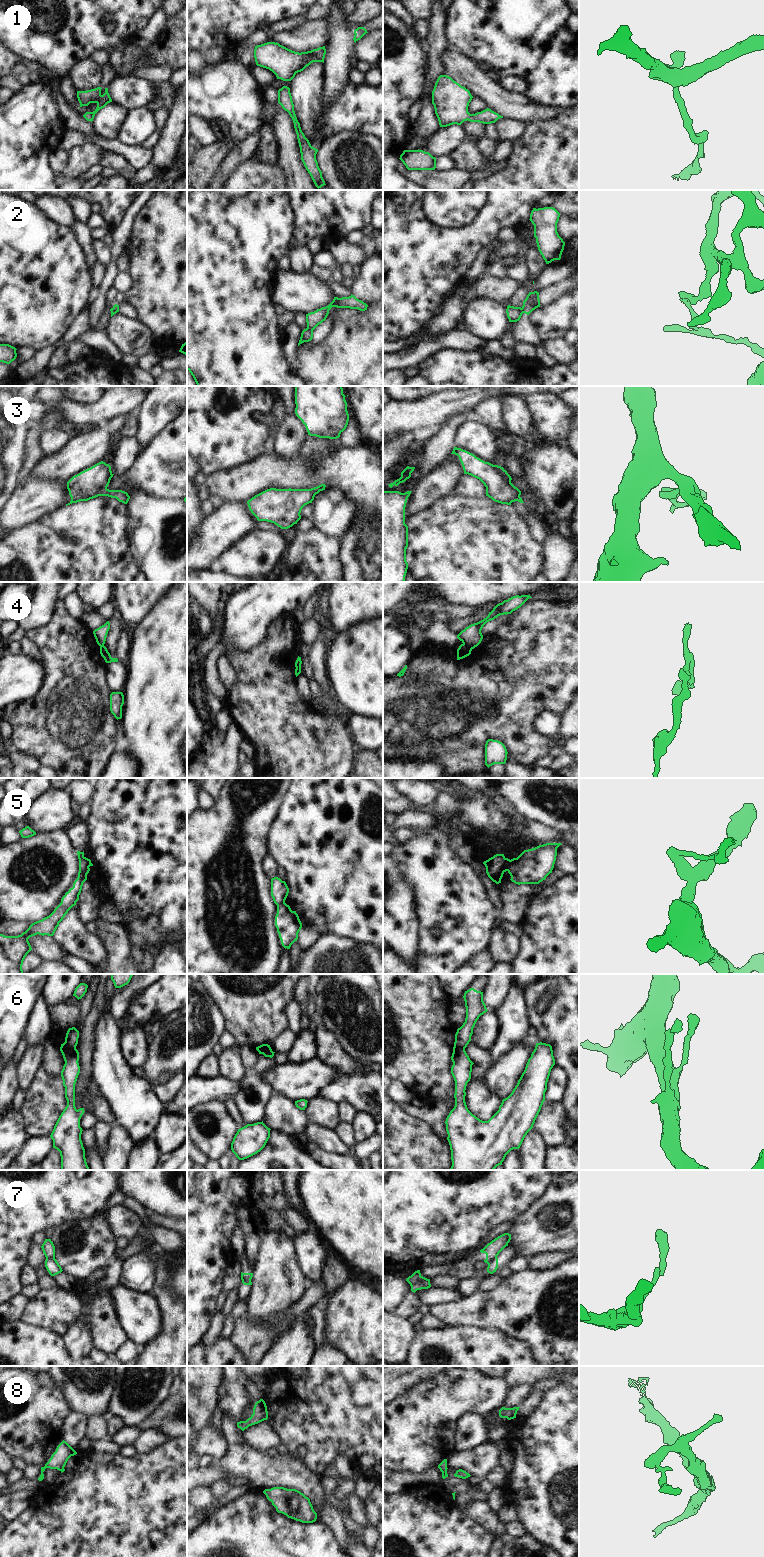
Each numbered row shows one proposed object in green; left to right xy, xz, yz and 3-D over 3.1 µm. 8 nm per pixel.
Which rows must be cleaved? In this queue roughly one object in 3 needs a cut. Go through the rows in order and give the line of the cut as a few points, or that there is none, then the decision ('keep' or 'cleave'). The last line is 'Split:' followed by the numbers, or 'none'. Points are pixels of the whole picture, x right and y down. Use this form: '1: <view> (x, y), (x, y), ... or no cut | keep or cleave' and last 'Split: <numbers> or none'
1: no cut | keep
2: xz (307, 327), (312, 330) | cleave
3: no cut | keep
4: yz (463, 643), (471, 649) | cleave
5: yz (511, 860), (507, 870) | cleave
6: xy (63, 1043), (75, 1048) | cleave
7: xy (46, 1257), (54, 1258) | cleave
8: no cut | keep
Split: 2, 4, 5, 6, 7

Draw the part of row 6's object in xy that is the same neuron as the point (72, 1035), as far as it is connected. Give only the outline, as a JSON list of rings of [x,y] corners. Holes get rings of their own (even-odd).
[[[75,1027],[69,1028],[66,1033],[64,1044],[66,1044],[69,1047],[76,1048],[78,1044],[78,1038],[79,1038],[79,1031]]]

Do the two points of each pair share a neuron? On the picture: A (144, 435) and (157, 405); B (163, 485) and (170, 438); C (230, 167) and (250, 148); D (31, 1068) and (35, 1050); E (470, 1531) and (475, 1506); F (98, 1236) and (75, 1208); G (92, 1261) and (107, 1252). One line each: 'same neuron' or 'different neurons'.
A: same neuron
B: same neuron
C: same neuron
D: same neuron
E: different neurons
F: different neurons
G: same neuron

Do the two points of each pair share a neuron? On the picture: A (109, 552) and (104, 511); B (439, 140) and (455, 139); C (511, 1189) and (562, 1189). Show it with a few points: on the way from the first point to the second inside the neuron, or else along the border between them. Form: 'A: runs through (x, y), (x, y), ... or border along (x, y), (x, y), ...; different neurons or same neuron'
A: runs through (104, 542), (104, 521); same neuron
B: runs through (443, 140), (451, 139); same neuron
C: border along (553, 1180), (544, 1194), (530, 1206); different neurons

